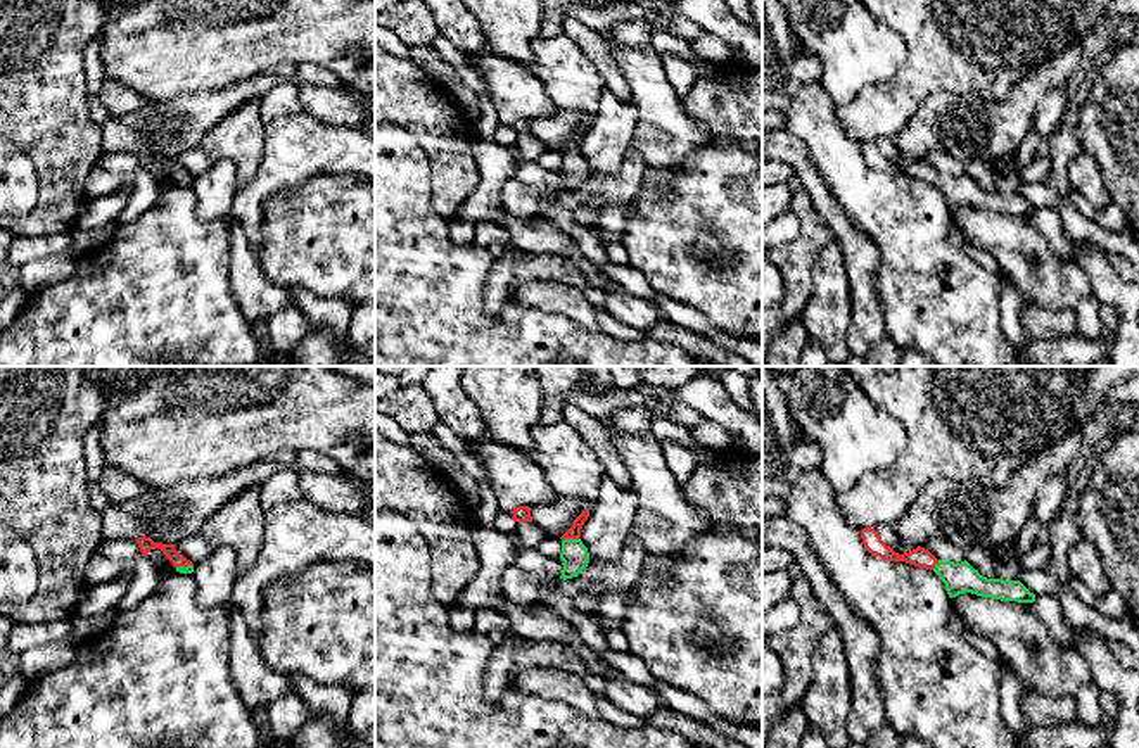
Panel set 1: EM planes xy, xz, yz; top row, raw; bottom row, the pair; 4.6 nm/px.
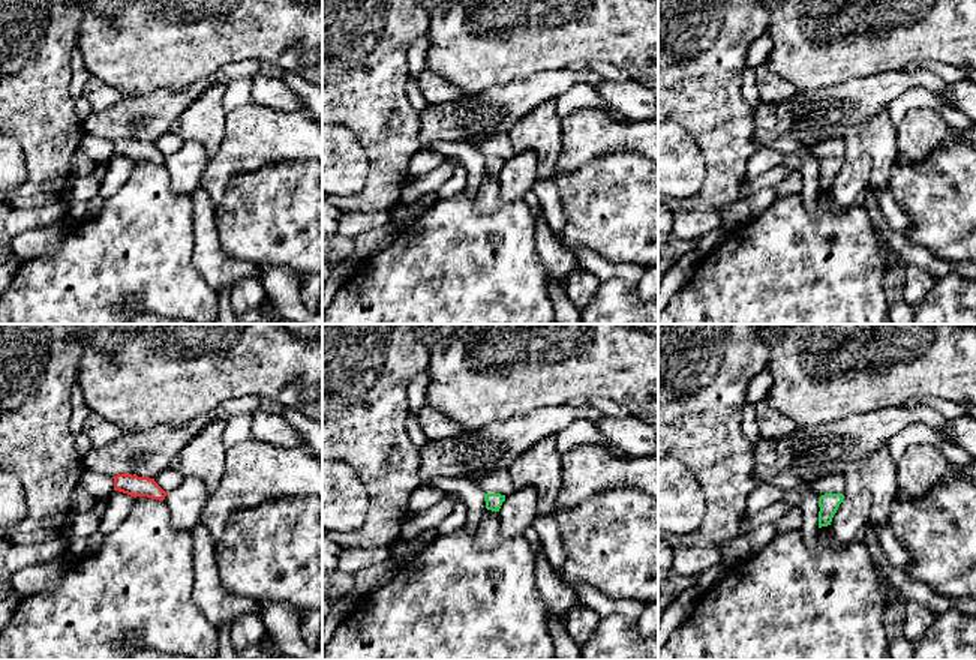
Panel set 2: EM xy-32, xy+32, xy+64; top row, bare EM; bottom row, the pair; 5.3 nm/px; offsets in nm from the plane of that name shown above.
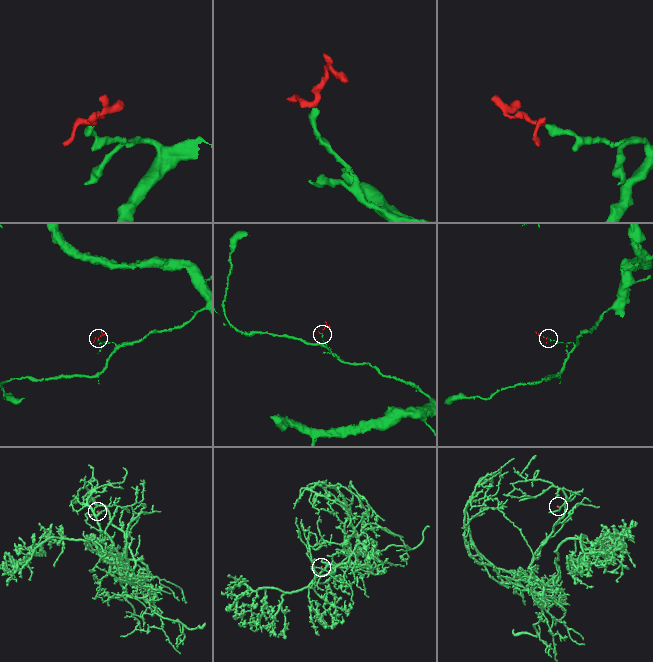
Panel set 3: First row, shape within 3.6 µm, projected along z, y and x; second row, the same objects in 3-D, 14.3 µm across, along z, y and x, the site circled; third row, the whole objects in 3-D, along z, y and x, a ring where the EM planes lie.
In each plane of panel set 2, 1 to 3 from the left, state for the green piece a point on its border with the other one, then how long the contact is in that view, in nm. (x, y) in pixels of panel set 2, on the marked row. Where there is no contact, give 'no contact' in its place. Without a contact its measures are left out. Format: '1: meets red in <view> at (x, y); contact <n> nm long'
1: no contact
2: no contact
3: no contact

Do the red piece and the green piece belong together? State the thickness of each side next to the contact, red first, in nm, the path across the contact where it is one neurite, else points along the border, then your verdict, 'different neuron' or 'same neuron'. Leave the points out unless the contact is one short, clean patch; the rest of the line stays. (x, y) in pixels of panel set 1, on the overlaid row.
60 nm thick on the red side, 130 nm on the other; runs through xz (574, 532), (571, 538), (574, 555); same neuron

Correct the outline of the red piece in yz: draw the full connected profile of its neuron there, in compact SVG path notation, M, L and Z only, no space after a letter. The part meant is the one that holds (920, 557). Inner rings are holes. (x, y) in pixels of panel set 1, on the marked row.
M875 529L861 530L864 548L888 561L906 561L919 568L933 570L945 584L949 598L971 593L982 598L1001 601L1034 603L1035 594L1030 593L1020 580L987 579L978 574L966 560L961 563L937 560L928 549L916 549L899 555L887 546Z

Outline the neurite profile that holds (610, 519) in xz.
M603 475L598 498L581 529L589 561L615 561L631 536L638 494L631 485L619 485Z

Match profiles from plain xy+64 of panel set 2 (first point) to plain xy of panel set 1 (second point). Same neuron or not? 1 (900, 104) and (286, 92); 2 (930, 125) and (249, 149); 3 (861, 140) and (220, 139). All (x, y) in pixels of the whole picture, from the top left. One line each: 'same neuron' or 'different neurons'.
1: same neuron
2: different neurons
3: same neuron

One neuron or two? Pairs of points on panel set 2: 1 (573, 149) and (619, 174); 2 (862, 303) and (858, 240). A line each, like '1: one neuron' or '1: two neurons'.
1: two neurons
2: one neuron

